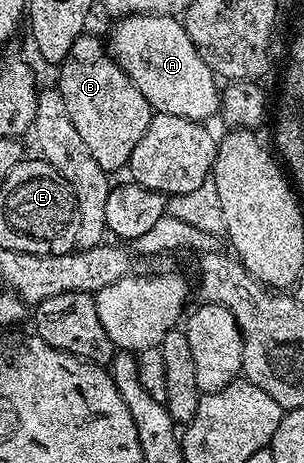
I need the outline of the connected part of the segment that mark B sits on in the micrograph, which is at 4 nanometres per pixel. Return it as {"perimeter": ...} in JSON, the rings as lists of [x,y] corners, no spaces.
{"perimeter":[[[92,33],[78,37],[59,66],[56,88],[67,104],[71,122],[75,124],[79,137],[83,137],[91,157],[95,157],[99,169],[114,173],[120,167],[121,170],[128,168],[131,153],[147,132],[148,123],[155,114],[147,97],[135,89],[127,73],[123,73],[109,54],[106,44],[102,40],[100,43]]]}

